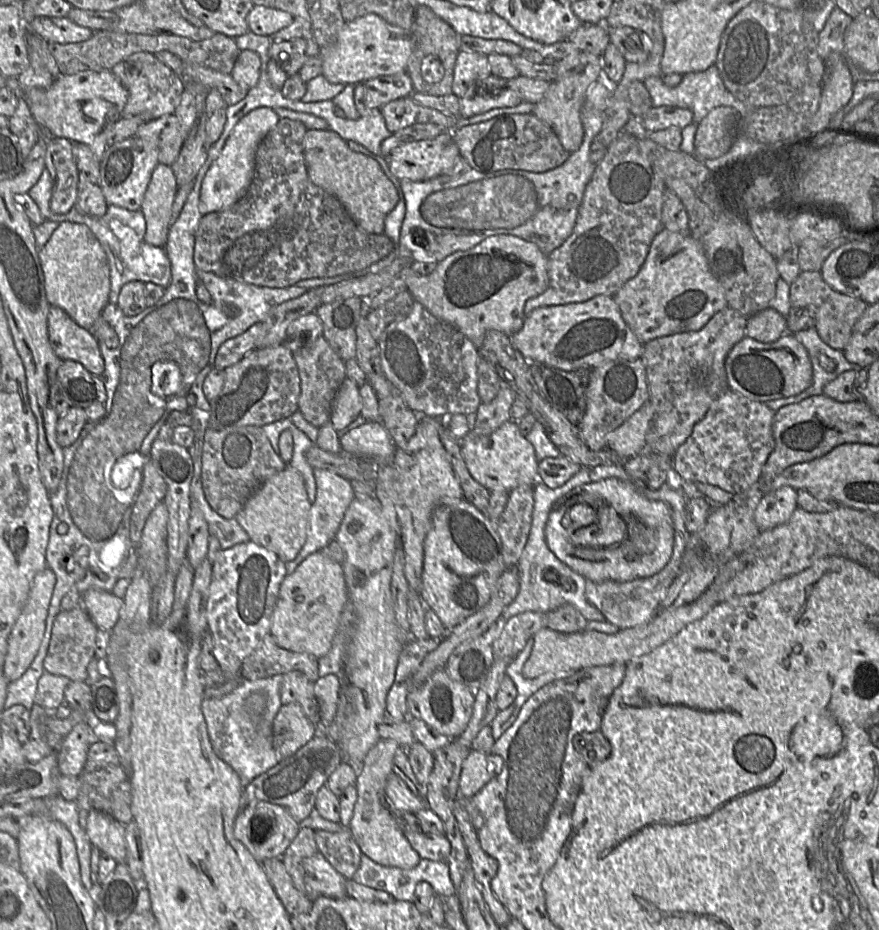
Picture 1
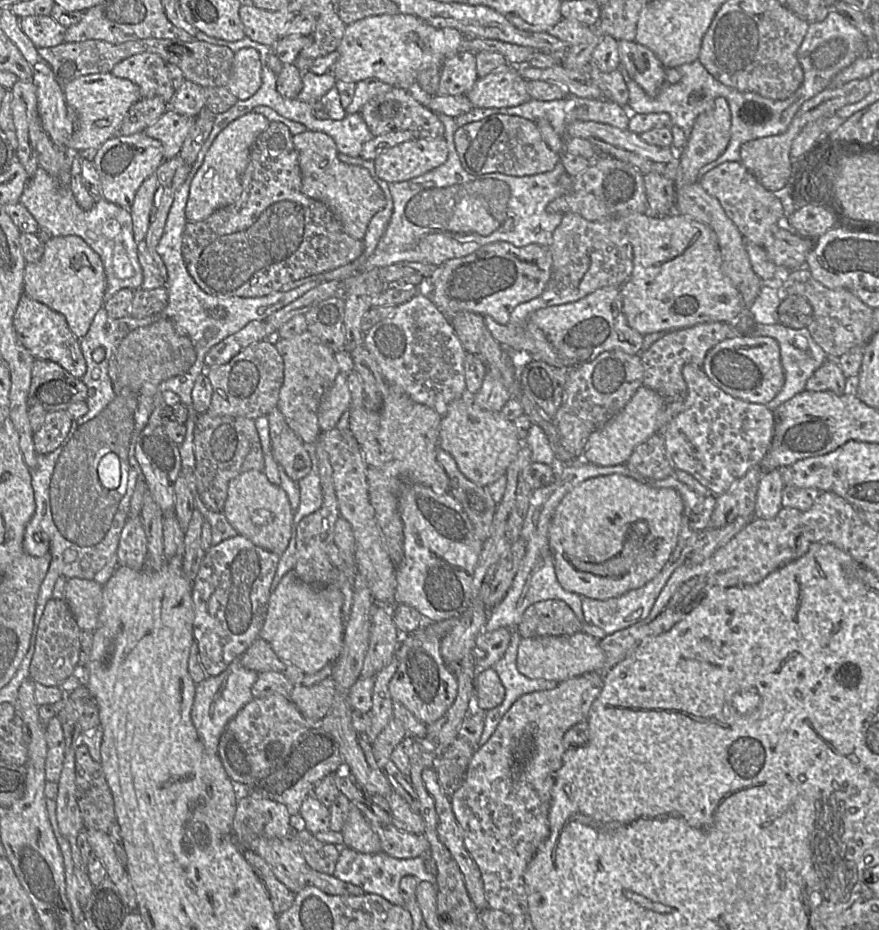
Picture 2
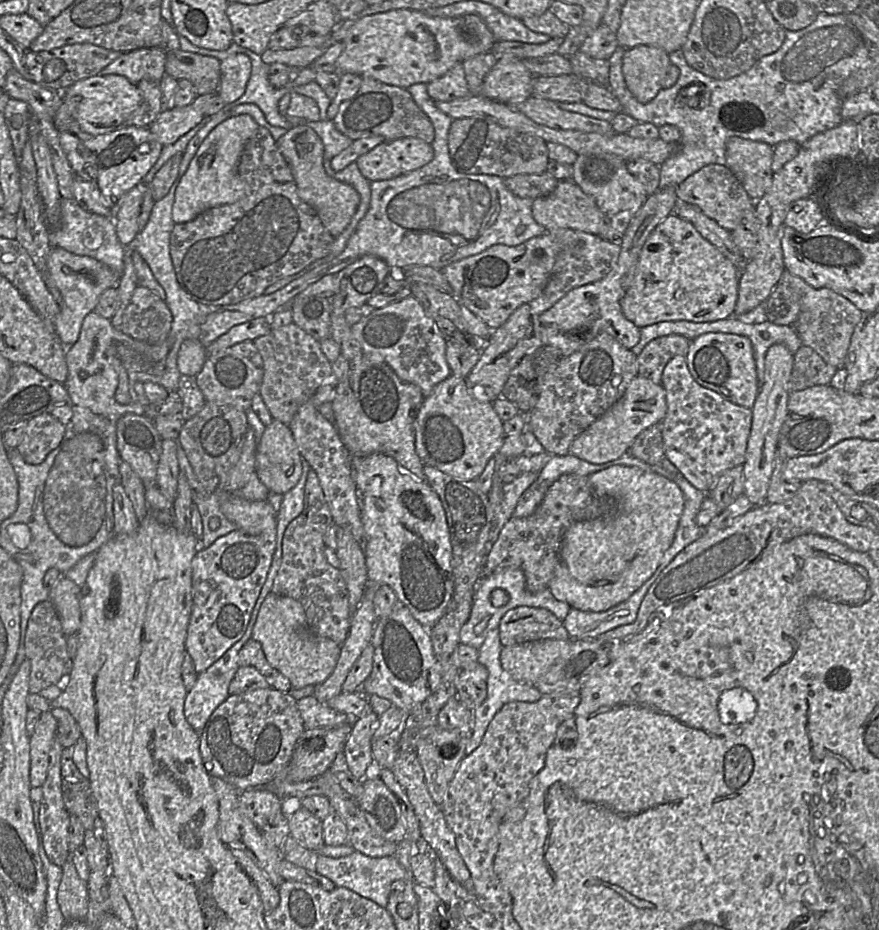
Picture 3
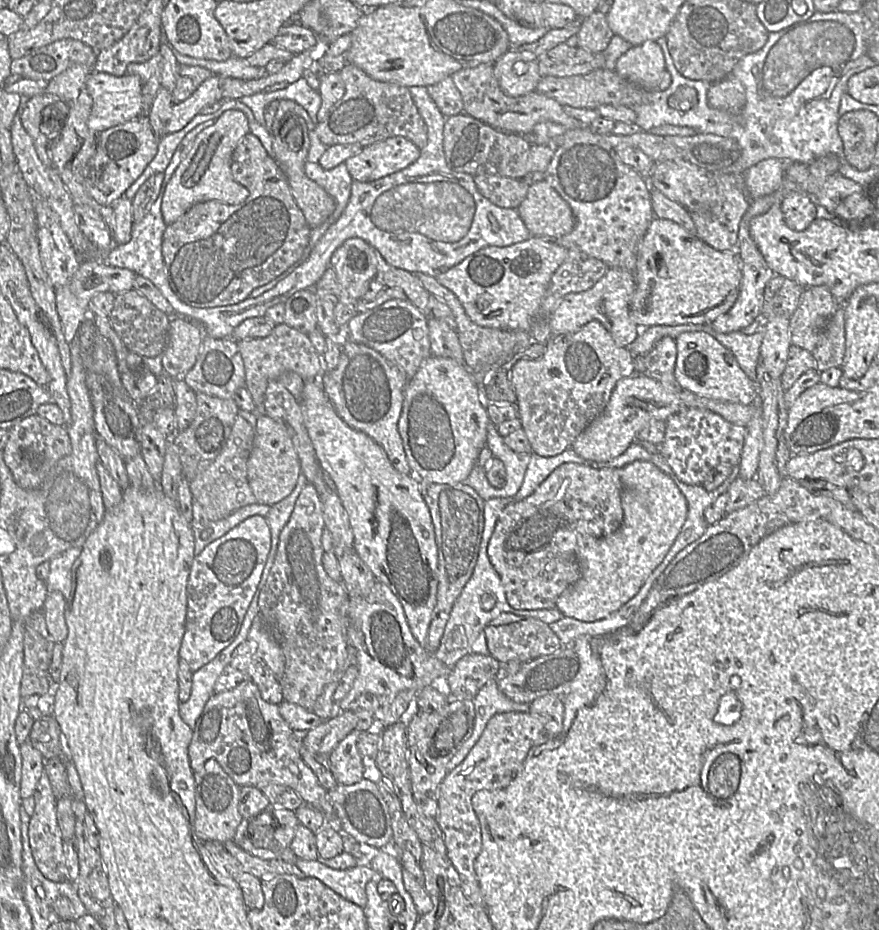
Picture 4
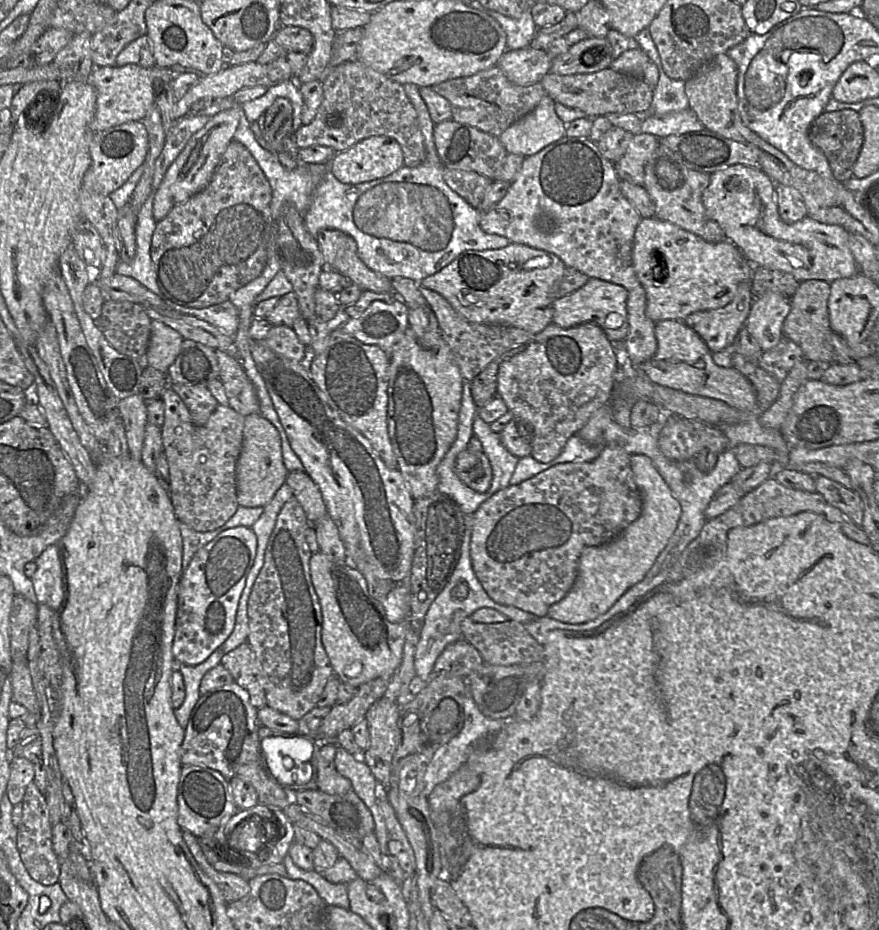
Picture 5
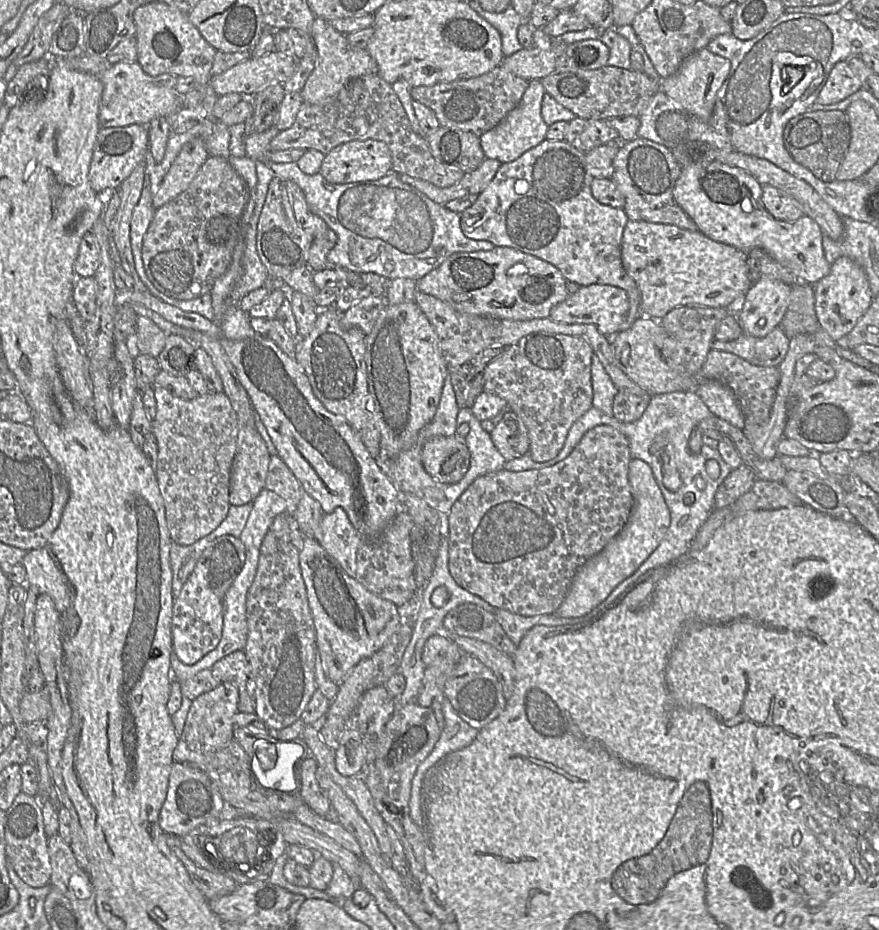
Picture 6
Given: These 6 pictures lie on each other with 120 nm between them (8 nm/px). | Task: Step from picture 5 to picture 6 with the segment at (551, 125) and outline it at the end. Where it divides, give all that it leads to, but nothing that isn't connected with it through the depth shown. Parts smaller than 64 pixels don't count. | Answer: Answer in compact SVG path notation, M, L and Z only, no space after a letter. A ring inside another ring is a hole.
M542 80L529 81L528 87L515 109L513 109L497 126L480 136L480 143L487 159L500 163L516 160L529 149L546 140L549 125L541 115L541 107L546 90Z

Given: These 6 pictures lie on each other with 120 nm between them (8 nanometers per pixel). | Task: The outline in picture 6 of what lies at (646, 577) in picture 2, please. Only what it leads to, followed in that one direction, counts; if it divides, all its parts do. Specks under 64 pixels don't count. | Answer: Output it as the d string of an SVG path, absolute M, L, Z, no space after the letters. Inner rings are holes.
M632 459L629 463L628 479L634 505L627 523L603 550L577 569L563 602L554 612L557 616L580 618L588 615L604 602L621 582L636 572L666 535L671 515L651 467L640 459Z

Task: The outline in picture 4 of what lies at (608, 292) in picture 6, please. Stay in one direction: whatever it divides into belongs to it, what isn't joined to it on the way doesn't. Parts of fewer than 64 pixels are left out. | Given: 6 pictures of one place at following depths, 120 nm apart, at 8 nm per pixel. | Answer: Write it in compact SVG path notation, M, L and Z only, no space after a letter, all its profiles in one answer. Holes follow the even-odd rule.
M610 268L590 289L567 294L557 303L549 320L552 335L574 333L588 322L597 320L610 333L616 345L628 348L641 331L629 314L629 304L635 287L633 272L622 268Z

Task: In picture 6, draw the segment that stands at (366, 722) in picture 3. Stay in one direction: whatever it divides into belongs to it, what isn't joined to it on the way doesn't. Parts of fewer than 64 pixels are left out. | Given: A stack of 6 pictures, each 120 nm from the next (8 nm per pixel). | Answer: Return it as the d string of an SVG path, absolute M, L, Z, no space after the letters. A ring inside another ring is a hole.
M308 757L300 763L297 768L298 795L316 814L326 817L330 814L332 805L316 779L317 768L318 763L313 757Z

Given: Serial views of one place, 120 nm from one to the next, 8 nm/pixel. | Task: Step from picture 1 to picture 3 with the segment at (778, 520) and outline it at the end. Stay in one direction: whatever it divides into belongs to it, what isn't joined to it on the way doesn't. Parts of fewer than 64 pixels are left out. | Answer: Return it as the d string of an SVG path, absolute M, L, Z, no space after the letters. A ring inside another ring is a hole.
M773 344L768 349L765 356L764 380L751 409L751 432L743 464L744 494L756 506L766 502L774 460L778 452L779 434L787 416L790 395L788 382L793 369L793 358L794 354L782 344Z

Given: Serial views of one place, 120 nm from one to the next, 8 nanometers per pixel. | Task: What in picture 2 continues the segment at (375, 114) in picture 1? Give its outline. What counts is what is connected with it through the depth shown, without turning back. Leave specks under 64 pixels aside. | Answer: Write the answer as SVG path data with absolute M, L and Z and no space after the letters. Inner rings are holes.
M359 113L347 114L341 120L309 120L311 131L321 131L333 138L338 152L351 157L360 155L363 145L374 135Z

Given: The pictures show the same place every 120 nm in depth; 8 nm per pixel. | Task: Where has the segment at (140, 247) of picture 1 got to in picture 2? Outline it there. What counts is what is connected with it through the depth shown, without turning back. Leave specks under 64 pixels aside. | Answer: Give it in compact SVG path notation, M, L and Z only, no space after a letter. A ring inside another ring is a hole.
M42 167L29 179L18 202L34 217L40 230L46 231L50 237L78 236L100 256L106 274L105 301L123 288L141 288L143 270L129 209L101 199L92 209L84 210L76 202L70 188L61 186Z

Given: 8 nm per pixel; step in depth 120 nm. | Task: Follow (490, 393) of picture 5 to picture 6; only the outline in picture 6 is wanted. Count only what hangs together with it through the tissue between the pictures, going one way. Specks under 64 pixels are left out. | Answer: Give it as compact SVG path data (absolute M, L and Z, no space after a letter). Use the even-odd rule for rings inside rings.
M494 346L485 349L448 375L457 405L460 409L471 409L477 397L484 391L486 367L501 356L508 346Z

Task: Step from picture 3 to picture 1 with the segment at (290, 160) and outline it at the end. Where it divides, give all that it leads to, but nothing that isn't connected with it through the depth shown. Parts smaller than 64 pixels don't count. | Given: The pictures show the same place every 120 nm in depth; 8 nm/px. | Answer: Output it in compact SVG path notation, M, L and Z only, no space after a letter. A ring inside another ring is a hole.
M330 129L308 130L304 136L304 158L310 180L335 196L359 228L367 233L383 234L385 218L397 205L399 195L375 156Z

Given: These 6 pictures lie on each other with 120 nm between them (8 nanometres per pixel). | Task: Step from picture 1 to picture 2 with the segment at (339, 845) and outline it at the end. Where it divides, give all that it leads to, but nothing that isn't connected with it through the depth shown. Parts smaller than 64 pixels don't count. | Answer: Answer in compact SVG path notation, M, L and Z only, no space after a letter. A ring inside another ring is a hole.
M305 829L293 832L287 838L293 838L298 842L302 855L311 869L327 875L334 873L342 847L321 842Z

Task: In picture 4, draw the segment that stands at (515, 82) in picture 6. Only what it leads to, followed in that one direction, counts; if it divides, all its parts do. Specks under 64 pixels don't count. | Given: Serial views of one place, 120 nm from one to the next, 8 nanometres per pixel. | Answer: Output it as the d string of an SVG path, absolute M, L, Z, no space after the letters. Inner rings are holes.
M480 64L473 68L464 68L452 76L455 86L463 100L463 112L489 126L508 133L527 135L533 127L543 121L563 125L567 130L588 127L581 121L567 115L563 106L555 99L533 91L519 97L506 95L500 88L494 75L494 64Z

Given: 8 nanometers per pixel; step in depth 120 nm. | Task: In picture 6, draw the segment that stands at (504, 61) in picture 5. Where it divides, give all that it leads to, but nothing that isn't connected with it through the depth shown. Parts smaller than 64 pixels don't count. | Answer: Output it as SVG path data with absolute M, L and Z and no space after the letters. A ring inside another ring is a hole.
M552 40L547 47L522 48L511 56L504 57L500 66L524 80L542 80L556 71L557 60L567 45L569 44Z

